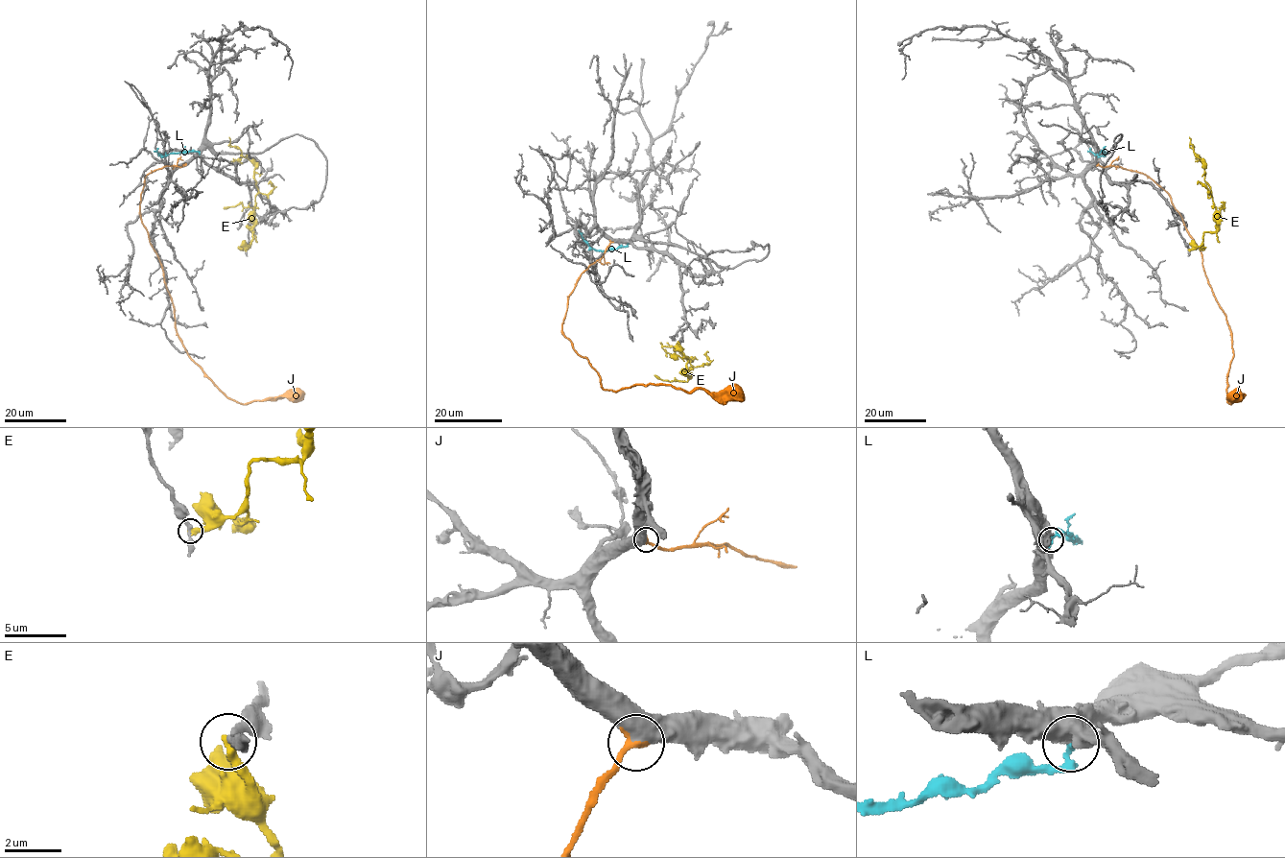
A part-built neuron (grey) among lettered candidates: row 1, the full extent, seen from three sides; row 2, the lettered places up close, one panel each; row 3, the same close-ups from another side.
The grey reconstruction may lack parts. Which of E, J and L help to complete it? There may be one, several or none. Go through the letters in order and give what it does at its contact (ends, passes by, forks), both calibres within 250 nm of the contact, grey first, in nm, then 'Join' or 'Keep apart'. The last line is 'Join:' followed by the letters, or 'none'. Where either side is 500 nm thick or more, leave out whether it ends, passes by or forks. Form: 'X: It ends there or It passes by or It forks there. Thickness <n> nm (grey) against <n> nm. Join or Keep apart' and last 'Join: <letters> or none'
E: It ends there. Thickness 260 nm (grey) against 360 nm. Keep apart
J: Thickness 850 nm (grey) against 320 nm. Join
L: Thickness 750 nm (grey) against 200 nm. Keep apart
Join: J

